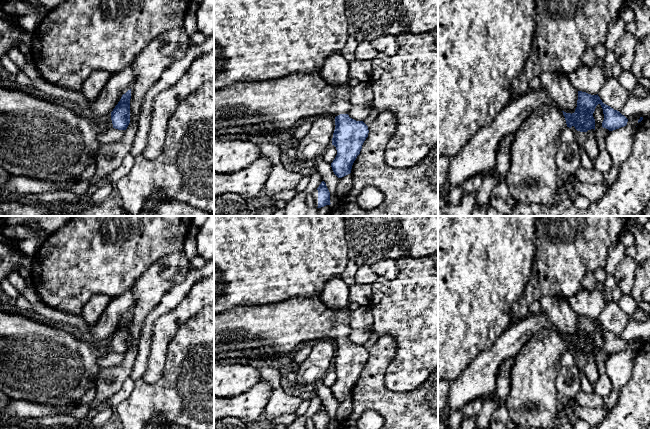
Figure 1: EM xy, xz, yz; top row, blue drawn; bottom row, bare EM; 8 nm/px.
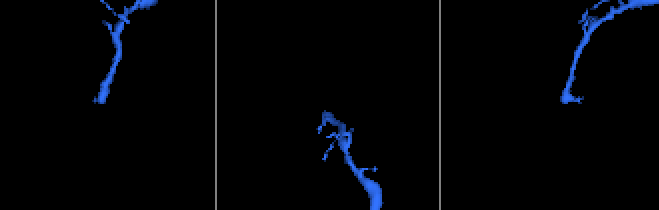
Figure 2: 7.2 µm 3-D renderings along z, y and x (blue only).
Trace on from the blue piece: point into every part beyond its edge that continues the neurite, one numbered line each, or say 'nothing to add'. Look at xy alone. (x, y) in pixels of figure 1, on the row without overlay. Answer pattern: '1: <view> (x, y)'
1: xy (39, 363)

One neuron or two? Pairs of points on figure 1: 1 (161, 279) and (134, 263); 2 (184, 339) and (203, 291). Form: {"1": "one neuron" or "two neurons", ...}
{"1": "two neurons", "2": "two neurons"}

